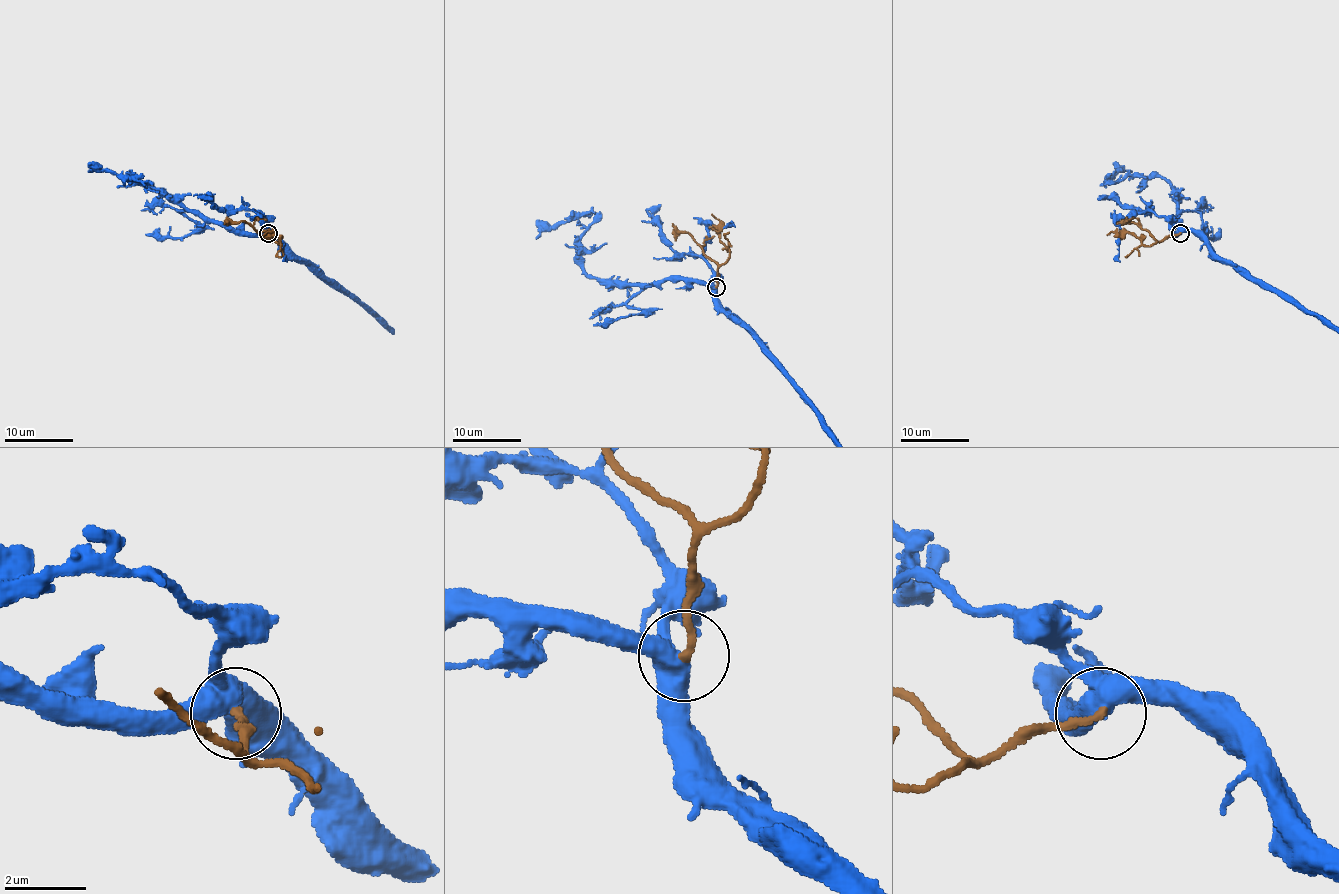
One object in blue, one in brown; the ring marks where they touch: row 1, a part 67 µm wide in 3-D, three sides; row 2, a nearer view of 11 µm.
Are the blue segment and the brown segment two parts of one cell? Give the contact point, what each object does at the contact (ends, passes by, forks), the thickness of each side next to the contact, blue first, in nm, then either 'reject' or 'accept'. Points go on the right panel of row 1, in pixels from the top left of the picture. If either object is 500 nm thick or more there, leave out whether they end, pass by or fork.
(1180, 233) | blue forks | brown ends | 400/190 nm | reject

